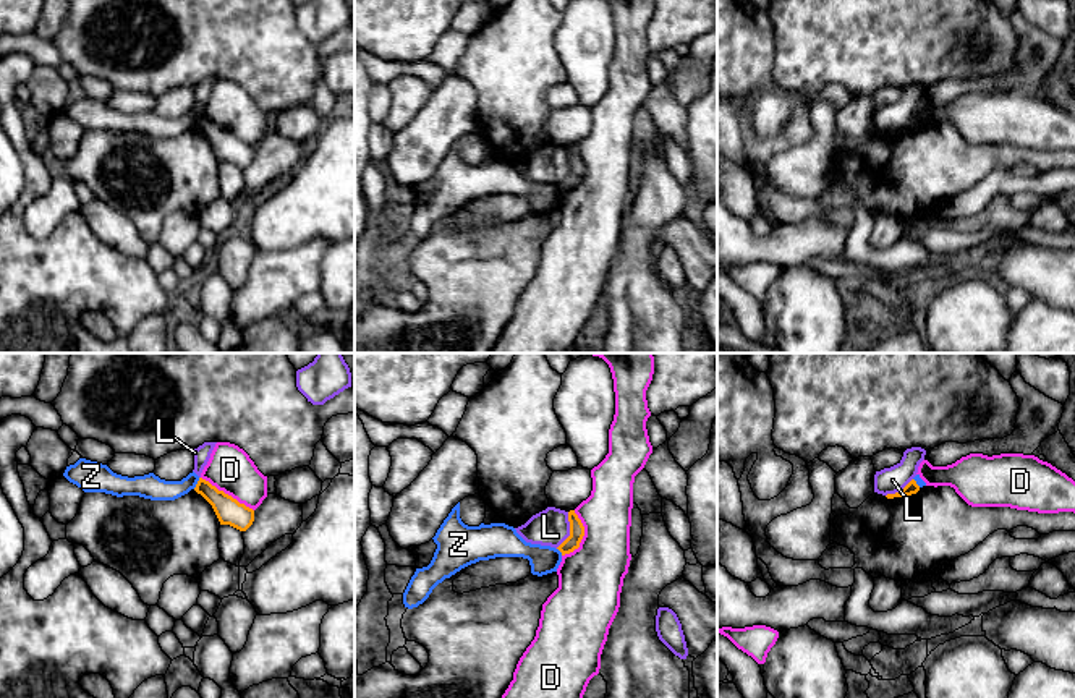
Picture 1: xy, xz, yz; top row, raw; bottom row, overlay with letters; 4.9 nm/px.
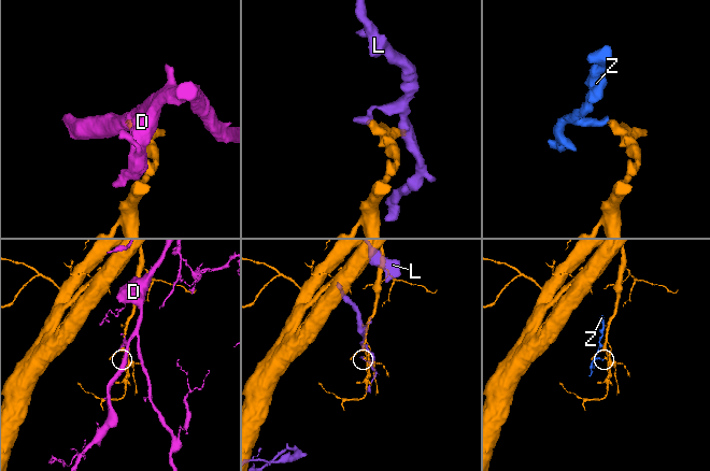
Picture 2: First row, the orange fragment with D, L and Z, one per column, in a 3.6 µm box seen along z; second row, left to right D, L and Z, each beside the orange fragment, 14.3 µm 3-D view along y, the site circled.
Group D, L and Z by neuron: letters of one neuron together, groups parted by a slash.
D / L / Z

